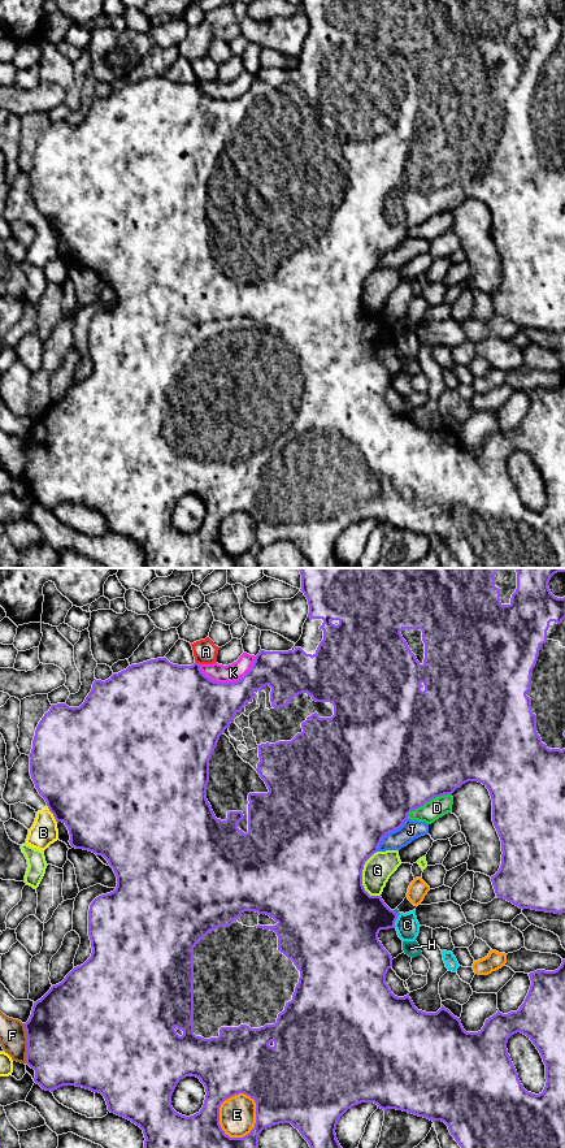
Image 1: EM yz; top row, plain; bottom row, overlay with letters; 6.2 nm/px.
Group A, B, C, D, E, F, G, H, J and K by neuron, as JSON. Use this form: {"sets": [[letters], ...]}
{"sets": [["A", "E"], ["B", "J"], ["C"], ["D"], ["F"], ["G"], ["H"], ["K"]]}

